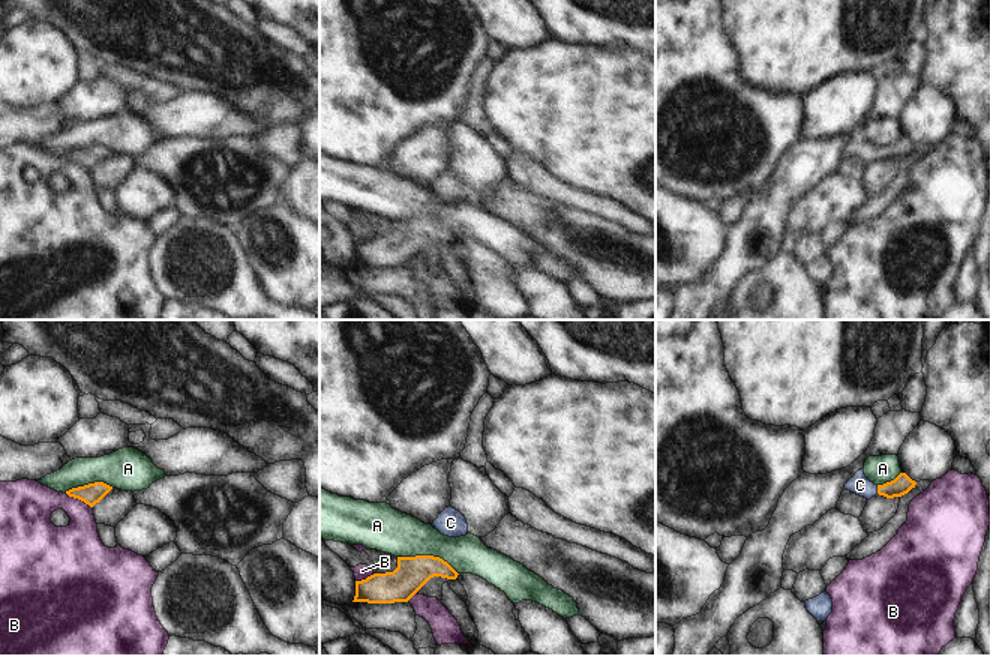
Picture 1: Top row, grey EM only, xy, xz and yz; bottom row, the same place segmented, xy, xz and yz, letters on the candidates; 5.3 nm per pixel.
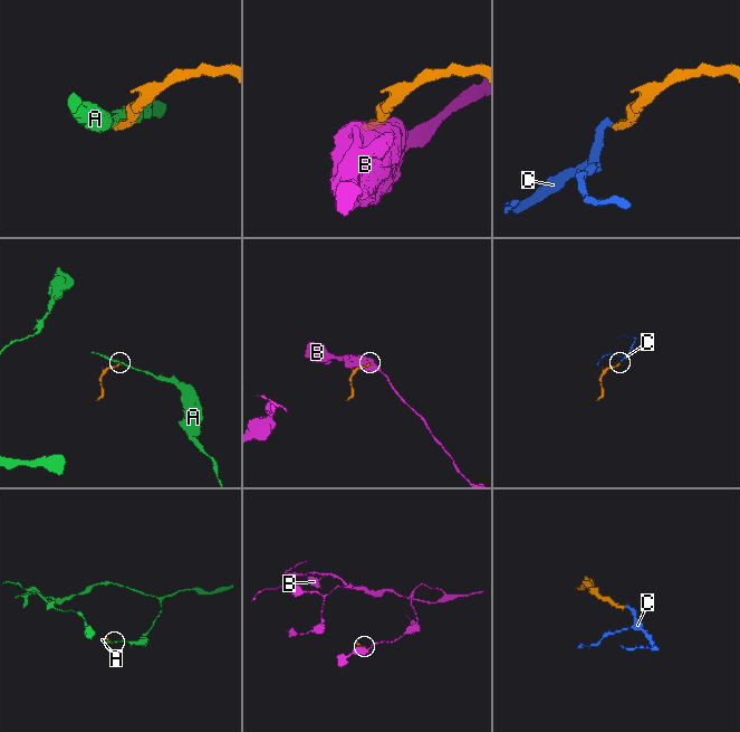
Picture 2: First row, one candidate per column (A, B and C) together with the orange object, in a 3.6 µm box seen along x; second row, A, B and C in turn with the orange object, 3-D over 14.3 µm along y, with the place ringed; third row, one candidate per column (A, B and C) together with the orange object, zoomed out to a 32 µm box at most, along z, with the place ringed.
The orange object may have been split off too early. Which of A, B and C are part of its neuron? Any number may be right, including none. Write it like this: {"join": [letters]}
{"join": ["C"]}

